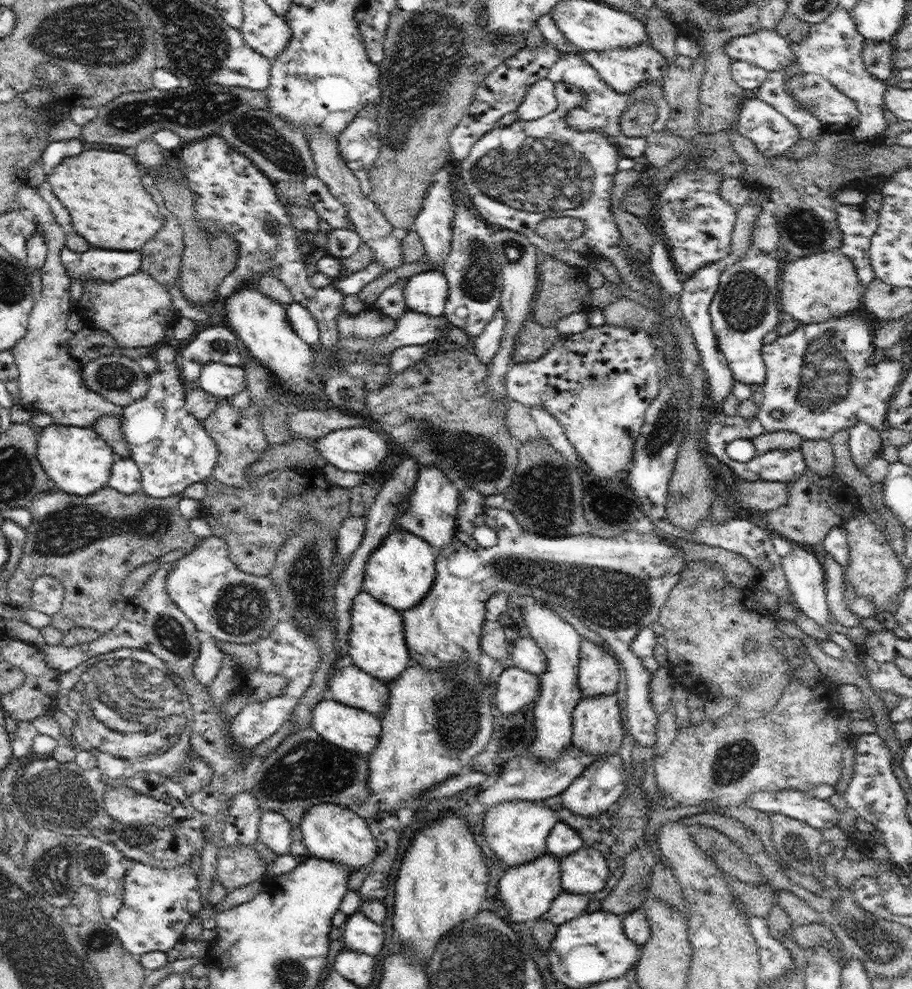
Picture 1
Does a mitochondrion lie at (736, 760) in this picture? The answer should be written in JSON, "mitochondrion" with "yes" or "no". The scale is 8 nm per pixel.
{"mitochondrion":"yes"}

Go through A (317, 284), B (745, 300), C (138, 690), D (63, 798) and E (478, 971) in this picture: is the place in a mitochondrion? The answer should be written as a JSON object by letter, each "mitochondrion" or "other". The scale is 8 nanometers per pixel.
{"A":"other","B":"mitochondrion","C":"mitochondrion","D":"mitochondrion","E":"mitochondrion"}

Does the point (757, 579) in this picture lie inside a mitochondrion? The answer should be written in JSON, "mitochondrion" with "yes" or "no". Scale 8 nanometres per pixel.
{"mitochondrion":"no"}

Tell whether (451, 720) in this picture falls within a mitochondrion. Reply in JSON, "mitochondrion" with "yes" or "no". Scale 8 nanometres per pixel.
{"mitochondrion":"yes"}

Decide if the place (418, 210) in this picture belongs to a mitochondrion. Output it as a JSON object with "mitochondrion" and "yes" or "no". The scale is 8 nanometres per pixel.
{"mitochondrion":"no"}

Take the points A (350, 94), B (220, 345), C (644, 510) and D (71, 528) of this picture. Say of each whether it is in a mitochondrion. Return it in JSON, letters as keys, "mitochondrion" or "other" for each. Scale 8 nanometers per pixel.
{"A":"other","B":"mitochondrion","C":"other","D":"mitochondrion"}

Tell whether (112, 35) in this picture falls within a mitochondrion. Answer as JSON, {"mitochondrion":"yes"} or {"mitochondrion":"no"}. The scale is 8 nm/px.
{"mitochondrion":"yes"}

